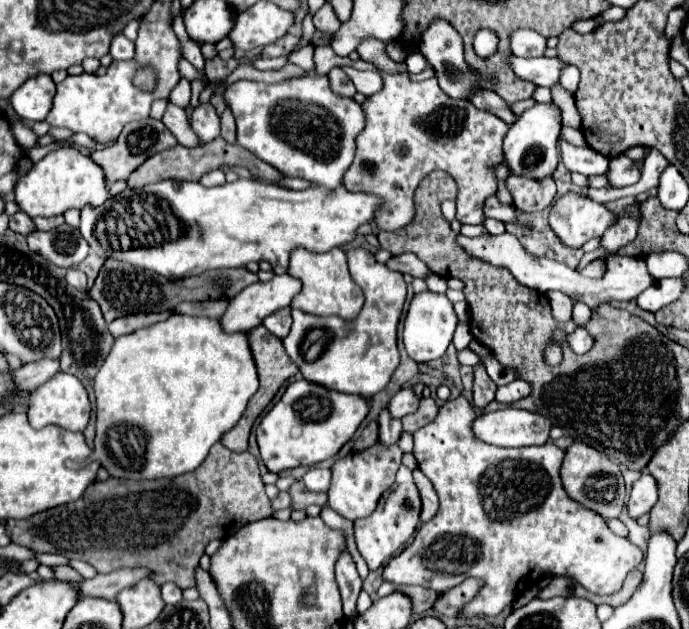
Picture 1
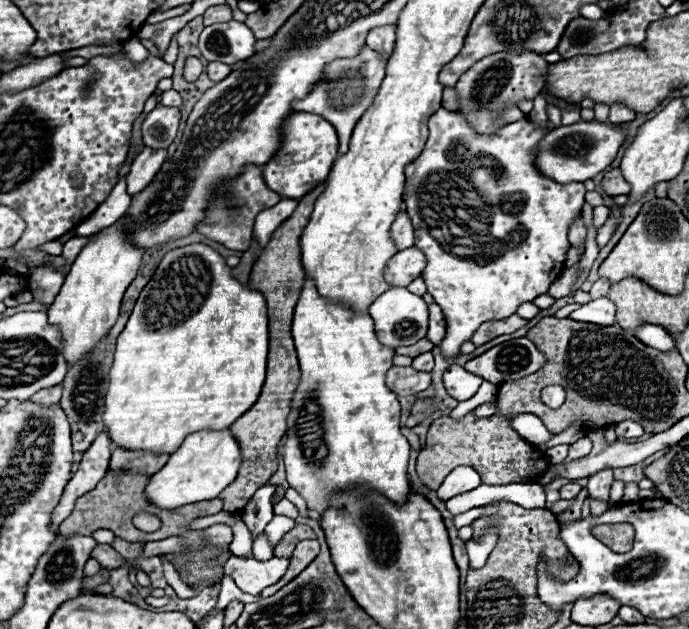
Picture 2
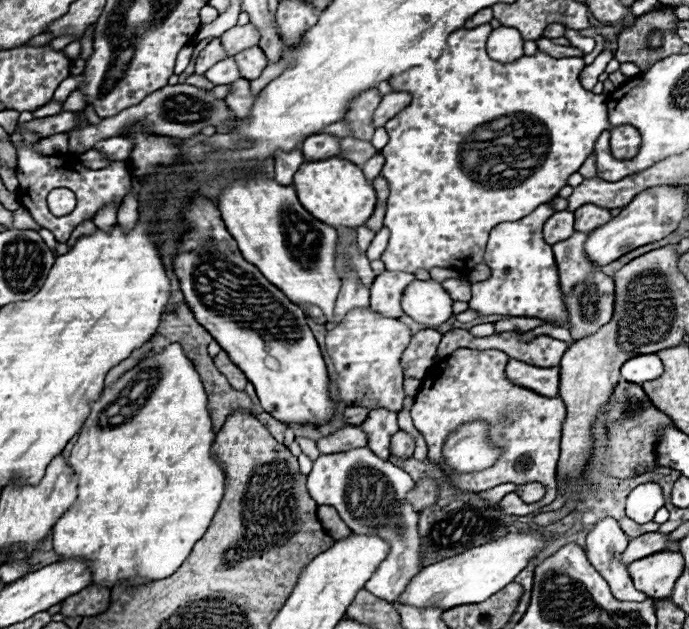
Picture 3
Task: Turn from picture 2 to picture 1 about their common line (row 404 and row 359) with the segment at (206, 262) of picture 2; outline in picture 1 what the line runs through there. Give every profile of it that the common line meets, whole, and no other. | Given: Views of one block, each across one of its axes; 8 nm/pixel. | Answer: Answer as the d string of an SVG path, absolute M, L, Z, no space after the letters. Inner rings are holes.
M170 316L164 322L116 338L94 378L96 438L92 458L112 478L156 480L196 470L208 450L236 426L250 396L258 390L258 374L246 336L224 336L218 320Z

